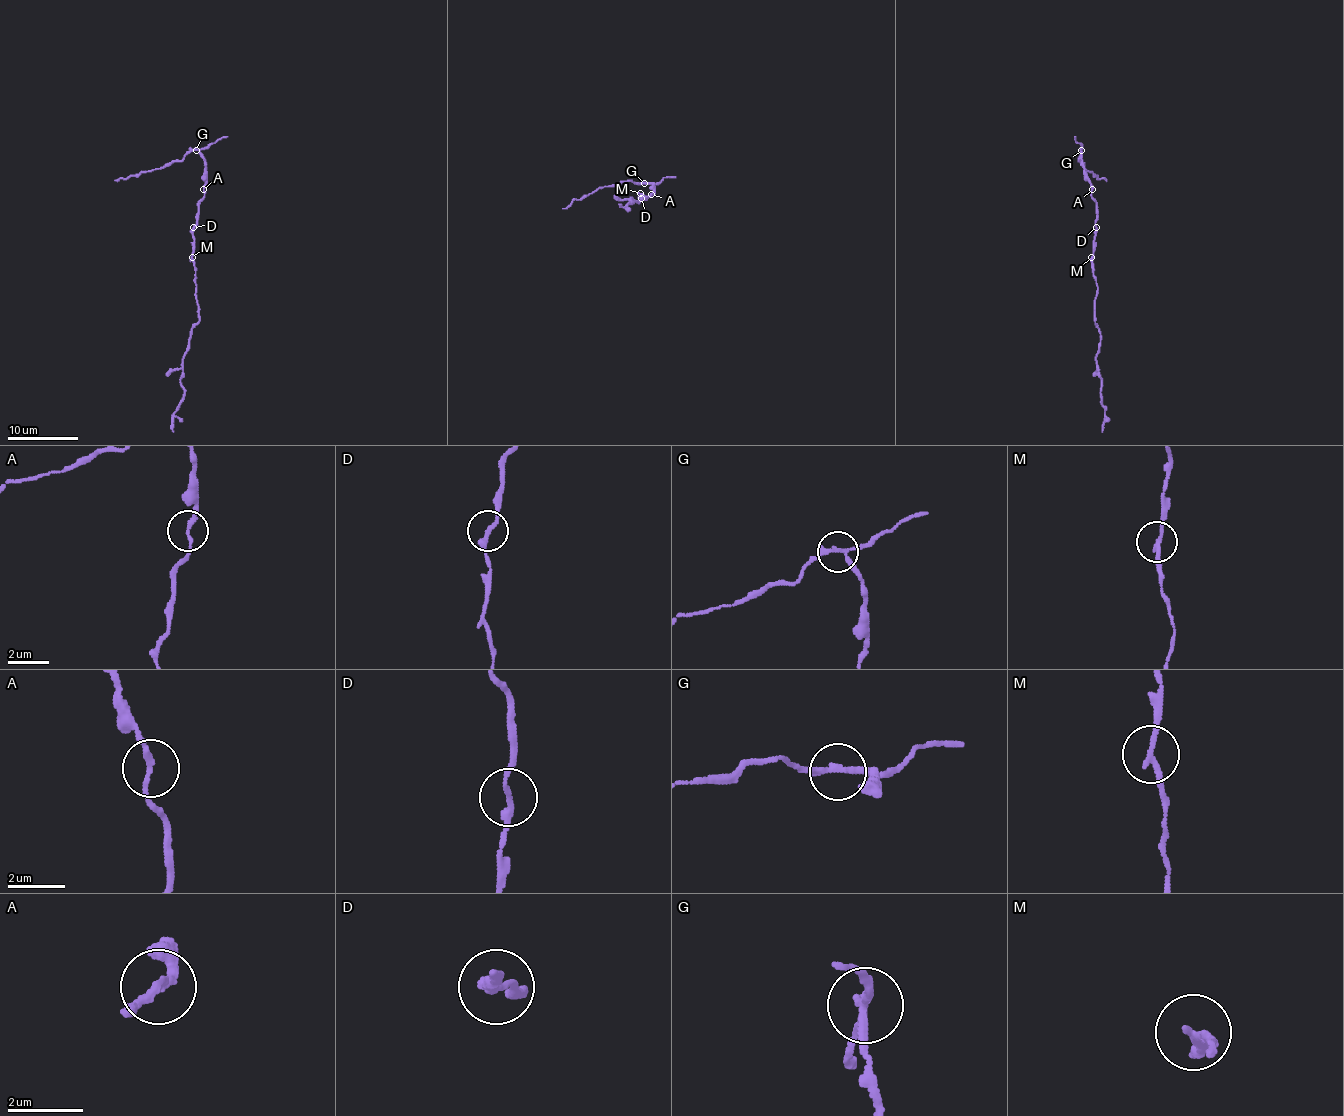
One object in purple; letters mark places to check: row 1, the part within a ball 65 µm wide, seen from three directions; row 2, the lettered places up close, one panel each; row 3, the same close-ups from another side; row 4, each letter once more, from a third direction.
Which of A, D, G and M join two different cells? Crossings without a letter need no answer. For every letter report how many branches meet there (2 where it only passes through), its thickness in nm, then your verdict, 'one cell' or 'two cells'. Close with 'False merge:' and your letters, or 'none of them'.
A: 2 branches meet; 180 nm thick; one cell
D: 2 branches meet; 200 nm thick; one cell
G: 3 branches meet; 180 nm thick; two cells
M: 2 branches meet; 180 nm thick; two cells
False merge: G, M

